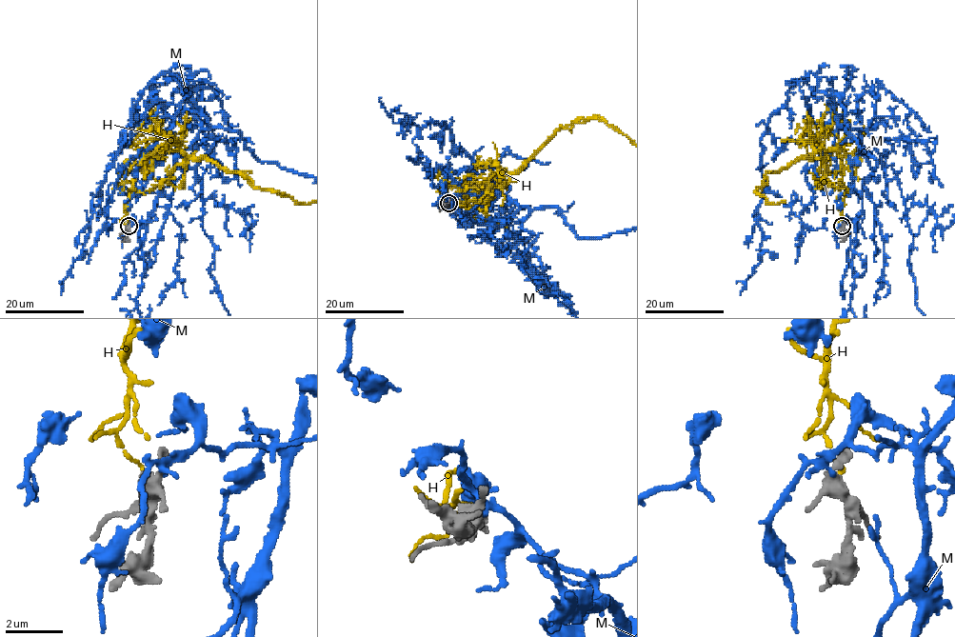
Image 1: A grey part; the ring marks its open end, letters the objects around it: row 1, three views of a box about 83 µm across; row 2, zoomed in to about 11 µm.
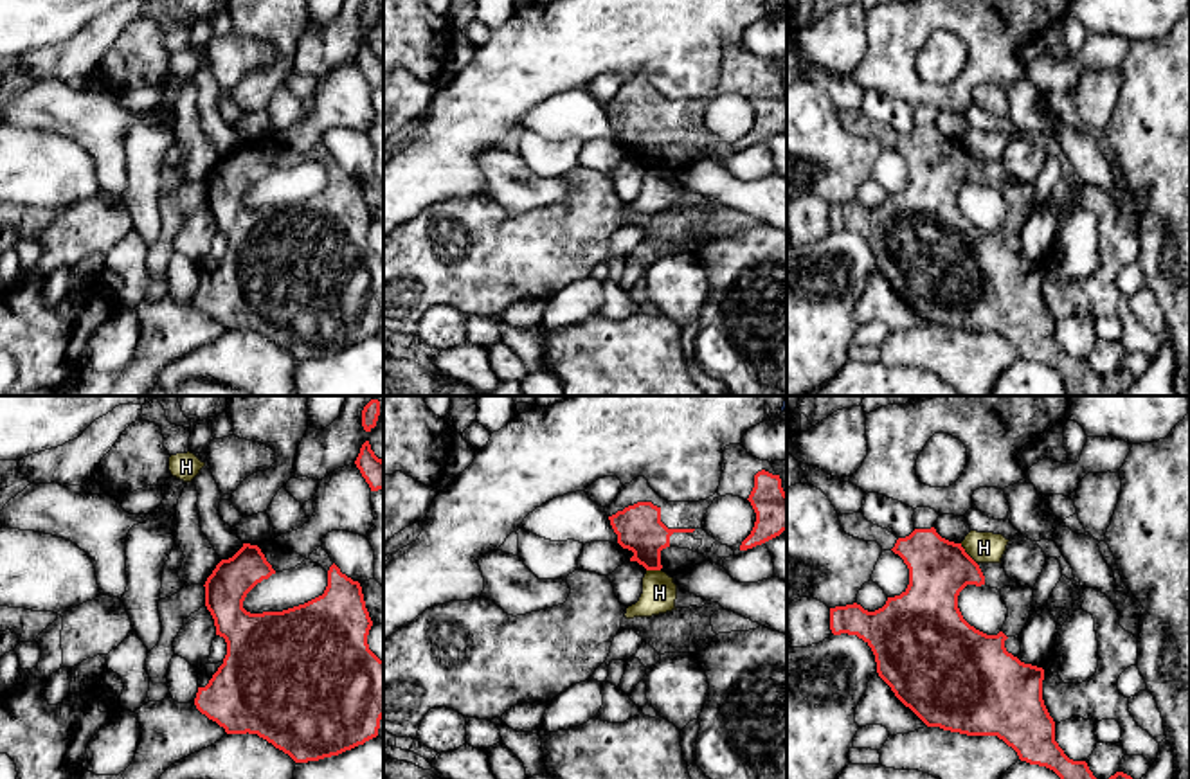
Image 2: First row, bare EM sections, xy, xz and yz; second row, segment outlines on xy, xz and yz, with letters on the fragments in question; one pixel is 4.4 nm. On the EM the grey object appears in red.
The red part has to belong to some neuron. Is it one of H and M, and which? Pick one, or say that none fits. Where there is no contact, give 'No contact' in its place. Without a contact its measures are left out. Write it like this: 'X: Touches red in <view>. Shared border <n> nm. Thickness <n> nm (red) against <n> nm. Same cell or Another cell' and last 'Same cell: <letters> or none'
H: Touches red in yz. Shared border 120 nm. Thickness 280 nm (red) against 140 nm. Another cell
M: No contact. Another cell
Same cell: none

